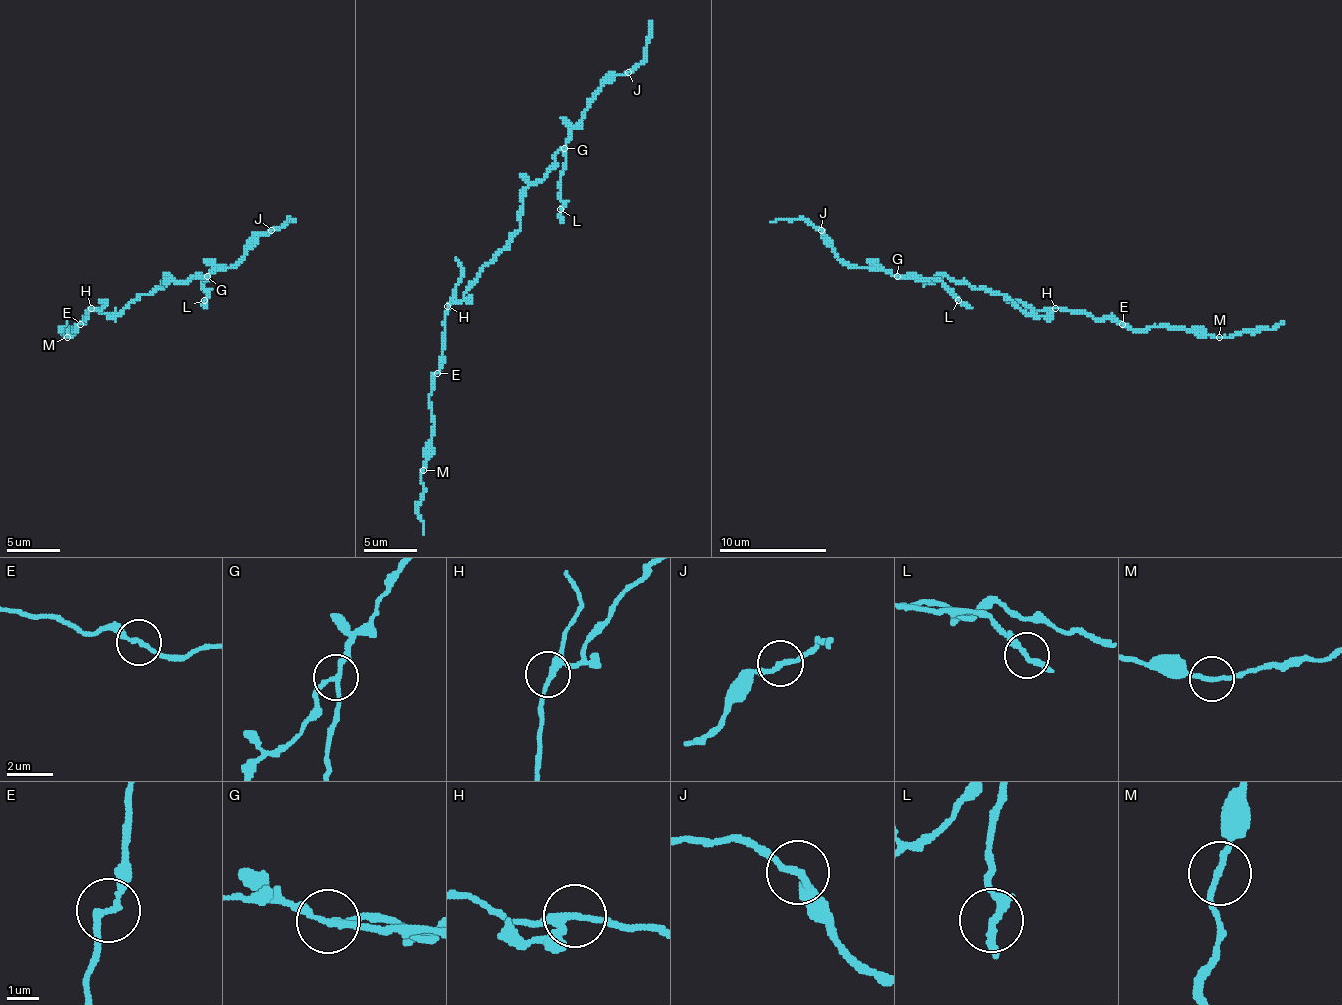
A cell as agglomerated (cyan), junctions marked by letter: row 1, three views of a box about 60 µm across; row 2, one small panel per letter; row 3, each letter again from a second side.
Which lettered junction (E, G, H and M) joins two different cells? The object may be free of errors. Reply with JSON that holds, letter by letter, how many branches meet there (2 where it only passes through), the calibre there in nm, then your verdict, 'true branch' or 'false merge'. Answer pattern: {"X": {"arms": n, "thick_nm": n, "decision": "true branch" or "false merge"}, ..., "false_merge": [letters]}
{"E": {"arms": 2, "thick_nm": 200, "decision": "true branch"}, "G": {"arms": 3, "thick_nm": 180, "decision": "false merge"}, "H": {"arms": 3, "thick_nm": 190, "decision": "true branch"}, "M": {"arms": 2, "thick_nm": 180, "decision": "true branch"}, "false_merge": ["G"]}

